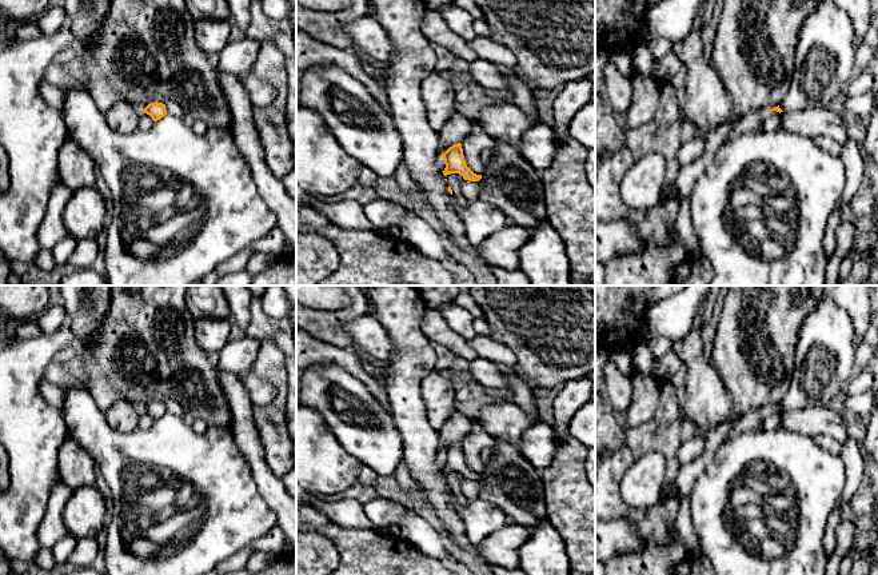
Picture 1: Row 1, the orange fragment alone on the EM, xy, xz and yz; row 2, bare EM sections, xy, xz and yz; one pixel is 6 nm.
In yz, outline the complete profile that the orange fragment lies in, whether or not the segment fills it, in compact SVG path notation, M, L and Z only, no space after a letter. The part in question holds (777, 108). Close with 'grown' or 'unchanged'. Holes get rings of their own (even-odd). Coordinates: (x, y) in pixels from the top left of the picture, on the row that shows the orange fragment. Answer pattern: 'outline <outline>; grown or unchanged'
outline M821 0L817 9L803 20L803 24L798 31L795 69L793 72L789 91L782 103L770 111L781 113L783 111L826 107L842 91L842 88L851 81L855 52L855 28L849 15L838 8L834 0Z; grown

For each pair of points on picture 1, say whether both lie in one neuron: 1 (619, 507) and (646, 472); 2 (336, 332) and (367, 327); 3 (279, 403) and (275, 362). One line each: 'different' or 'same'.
1: different
2: different
3: same

